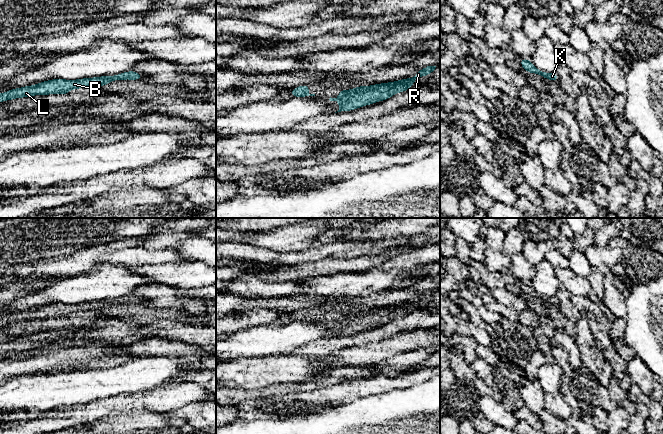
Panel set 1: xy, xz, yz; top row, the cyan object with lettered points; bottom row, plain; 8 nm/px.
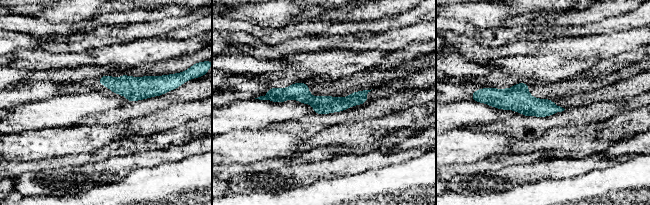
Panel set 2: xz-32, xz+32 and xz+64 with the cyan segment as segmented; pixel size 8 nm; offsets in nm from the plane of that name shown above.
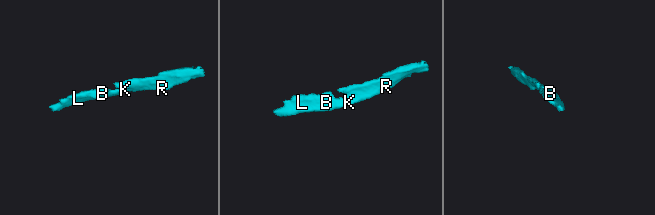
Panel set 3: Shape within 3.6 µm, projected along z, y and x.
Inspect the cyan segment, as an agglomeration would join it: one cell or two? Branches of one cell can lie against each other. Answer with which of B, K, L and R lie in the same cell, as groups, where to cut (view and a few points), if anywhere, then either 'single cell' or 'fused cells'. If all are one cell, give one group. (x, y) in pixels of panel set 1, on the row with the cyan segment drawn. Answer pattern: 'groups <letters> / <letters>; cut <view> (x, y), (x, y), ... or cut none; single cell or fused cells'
groups B K L R; cut none; single cell

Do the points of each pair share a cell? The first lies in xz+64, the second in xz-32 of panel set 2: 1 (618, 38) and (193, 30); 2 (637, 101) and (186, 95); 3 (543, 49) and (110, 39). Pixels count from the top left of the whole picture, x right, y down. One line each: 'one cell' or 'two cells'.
1: one cell
2: one cell
3: one cell

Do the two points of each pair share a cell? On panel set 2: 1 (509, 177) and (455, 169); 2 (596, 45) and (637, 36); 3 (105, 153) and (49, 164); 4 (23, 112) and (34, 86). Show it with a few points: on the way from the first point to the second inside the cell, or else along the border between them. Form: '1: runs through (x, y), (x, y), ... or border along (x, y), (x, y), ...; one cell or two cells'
1: border along (508, 165), (485, 173), (462, 173); two cells
2: runs through (606, 45), (627, 40); one cell
3: runs through (91, 157), (63, 161); one cell
4: border along (50, 97), (16, 104), (10, 108); two cells

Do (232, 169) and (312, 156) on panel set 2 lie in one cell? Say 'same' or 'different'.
same

